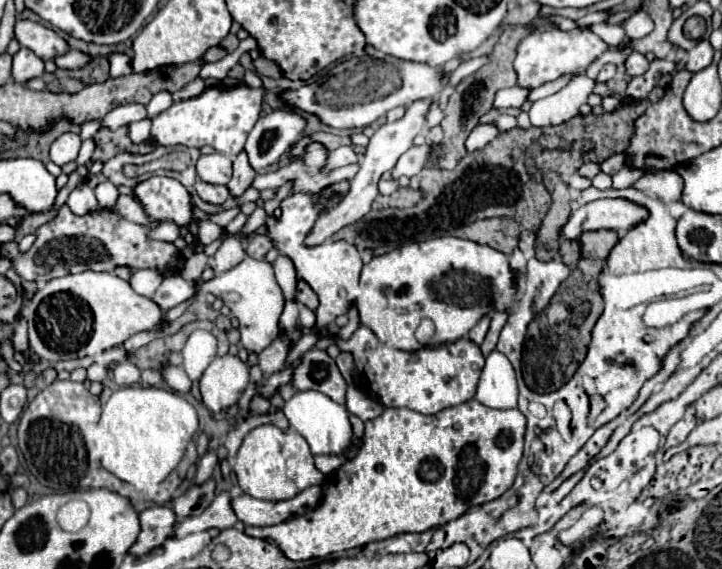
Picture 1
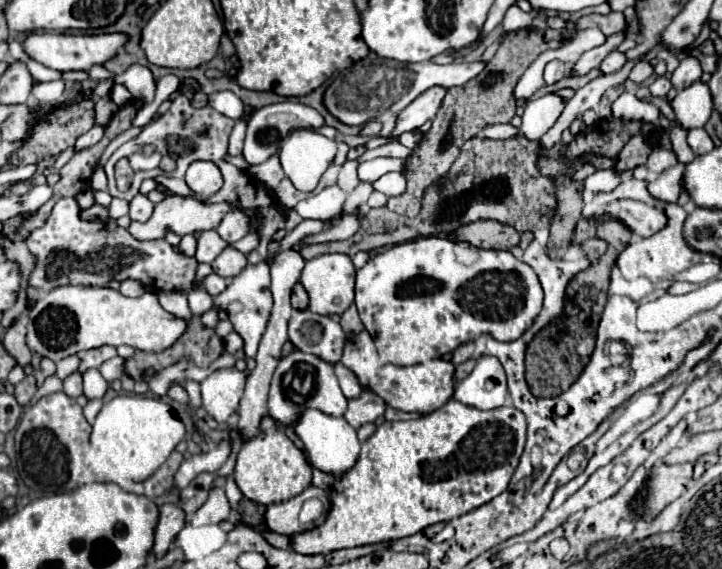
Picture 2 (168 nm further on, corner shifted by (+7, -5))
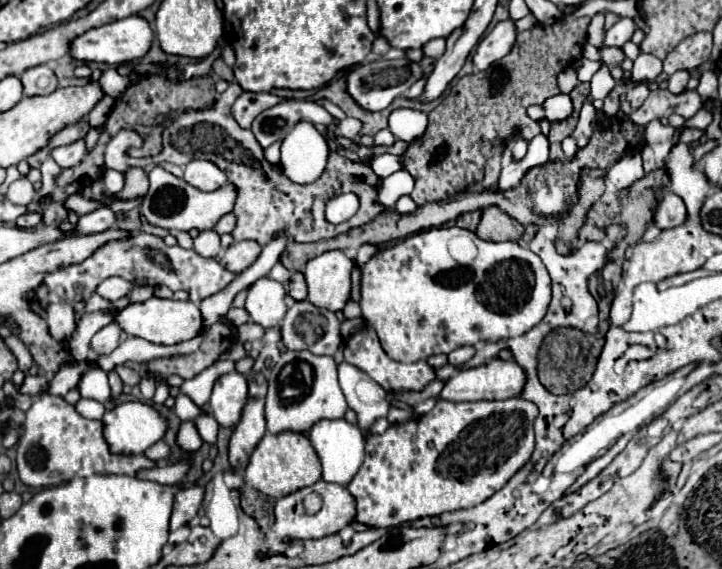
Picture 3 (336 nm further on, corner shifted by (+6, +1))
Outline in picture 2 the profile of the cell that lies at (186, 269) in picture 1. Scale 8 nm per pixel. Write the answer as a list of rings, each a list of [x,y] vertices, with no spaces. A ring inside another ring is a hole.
[[[208,230],[198,236],[198,248],[196,248],[196,260],[212,264],[216,256],[226,248],[228,244],[218,236],[218,232]]]

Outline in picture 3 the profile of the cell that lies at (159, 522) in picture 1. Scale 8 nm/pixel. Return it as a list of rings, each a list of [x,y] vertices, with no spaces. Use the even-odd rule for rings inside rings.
[[[191,486],[191,488],[179,490],[175,494],[175,504],[173,504],[169,530],[175,532],[177,528],[185,526],[193,516],[197,516],[197,512],[201,508],[201,502],[203,502],[203,488]]]

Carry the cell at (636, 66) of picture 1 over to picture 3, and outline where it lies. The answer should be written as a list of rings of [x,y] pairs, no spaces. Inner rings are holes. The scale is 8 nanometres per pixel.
[[[639,54],[635,58],[635,64],[633,64],[633,70],[631,70],[631,80],[633,82],[651,82],[655,80],[663,70],[663,62],[653,56],[653,54]]]

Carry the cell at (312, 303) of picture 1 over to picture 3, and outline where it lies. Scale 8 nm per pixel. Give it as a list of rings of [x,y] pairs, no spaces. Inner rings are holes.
[[[295,272],[287,284],[287,294],[293,300],[305,300],[307,298],[307,286],[305,286],[305,278],[301,272]]]

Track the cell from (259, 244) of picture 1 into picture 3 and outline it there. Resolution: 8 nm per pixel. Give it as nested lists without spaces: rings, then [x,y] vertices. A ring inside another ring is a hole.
[[[233,80],[225,92],[221,92],[211,108],[203,110],[187,110],[183,112],[177,120],[167,124],[163,128],[163,150],[161,158],[141,158],[141,160],[115,160],[115,170],[121,174],[127,174],[131,168],[139,166],[143,168],[145,164],[145,174],[159,164],[173,176],[181,178],[183,170],[179,166],[185,166],[187,162],[201,158],[217,164],[229,178],[229,182],[237,190],[237,200],[235,200],[235,216],[237,216],[237,226],[231,232],[235,240],[255,240],[257,244],[267,244],[275,232],[283,230],[289,236],[293,236],[297,242],[317,242],[323,238],[333,238],[337,234],[349,232],[355,226],[363,226],[371,222],[379,212],[383,212],[383,206],[377,206],[377,176],[373,174],[371,166],[367,162],[351,162],[345,156],[329,156],[329,164],[321,178],[313,184],[299,186],[287,180],[287,176],[281,174],[281,170],[273,164],[269,164],[263,158],[263,148],[257,144],[255,136],[251,130],[239,128],[235,118],[231,116],[231,104],[235,98],[243,92],[239,84]],[[343,192],[355,192],[361,200],[359,212],[343,222],[341,226],[333,226],[325,220],[325,202],[329,198],[335,198],[337,194]]]

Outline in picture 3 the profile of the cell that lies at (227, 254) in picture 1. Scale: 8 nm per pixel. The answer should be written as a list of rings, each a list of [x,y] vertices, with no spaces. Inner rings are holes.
[[[245,240],[245,242],[233,242],[221,256],[221,264],[223,268],[227,268],[229,272],[243,272],[245,268],[249,268],[257,256],[259,256],[261,248],[257,242],[253,240]]]

